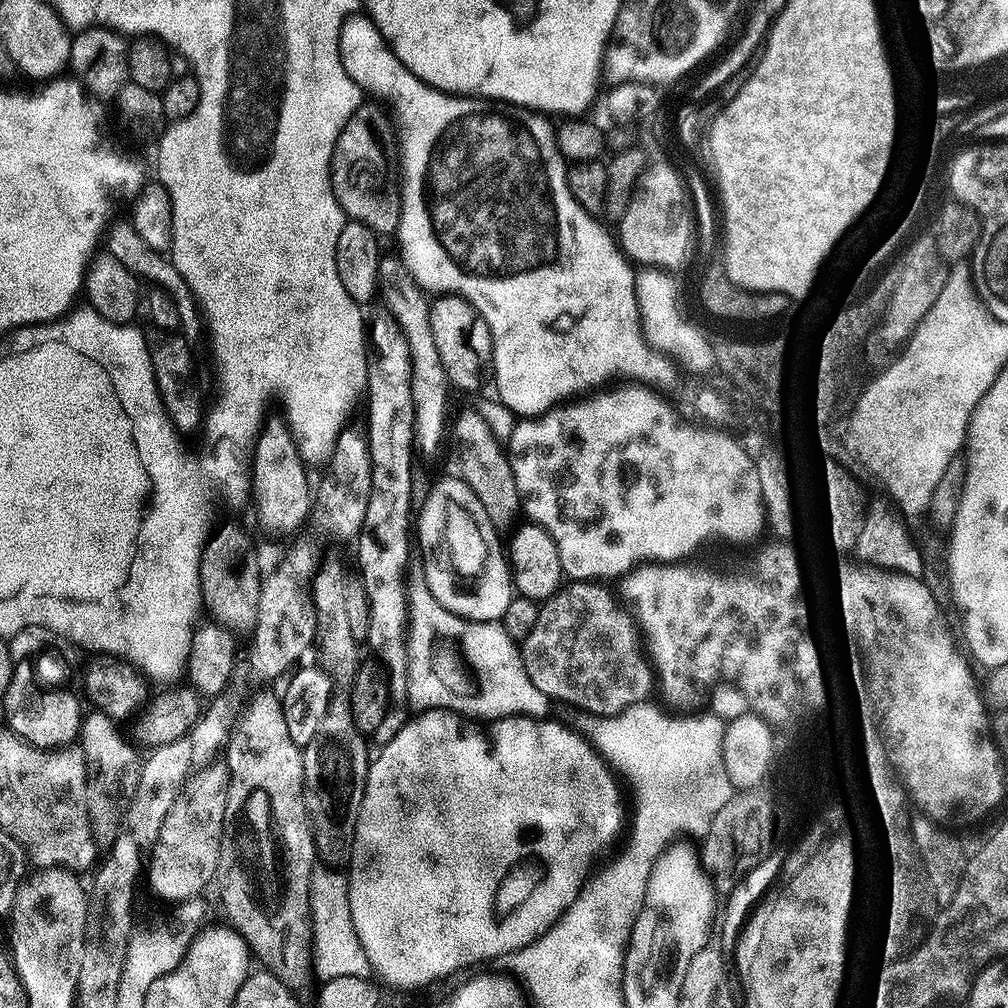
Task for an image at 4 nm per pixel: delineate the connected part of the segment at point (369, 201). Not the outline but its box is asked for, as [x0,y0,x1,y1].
[327,114,384,225]

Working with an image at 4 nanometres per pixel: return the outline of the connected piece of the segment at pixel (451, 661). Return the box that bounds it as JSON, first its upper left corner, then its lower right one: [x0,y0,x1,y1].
[366,558,539,722]

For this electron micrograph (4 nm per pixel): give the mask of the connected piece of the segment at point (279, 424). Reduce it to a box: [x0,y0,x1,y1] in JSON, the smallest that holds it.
[252,419,310,532]

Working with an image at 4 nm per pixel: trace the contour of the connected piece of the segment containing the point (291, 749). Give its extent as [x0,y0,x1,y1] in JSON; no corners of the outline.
[226,692,318,990]

